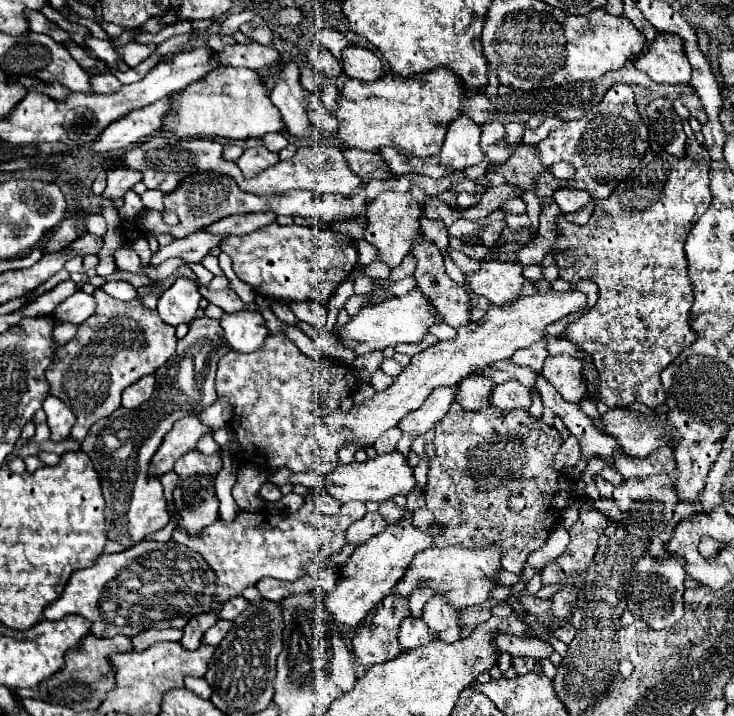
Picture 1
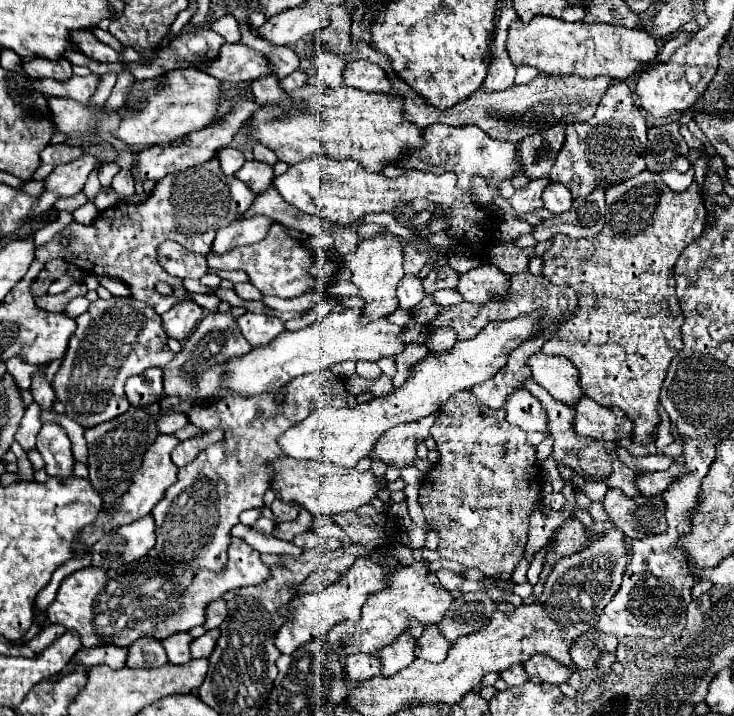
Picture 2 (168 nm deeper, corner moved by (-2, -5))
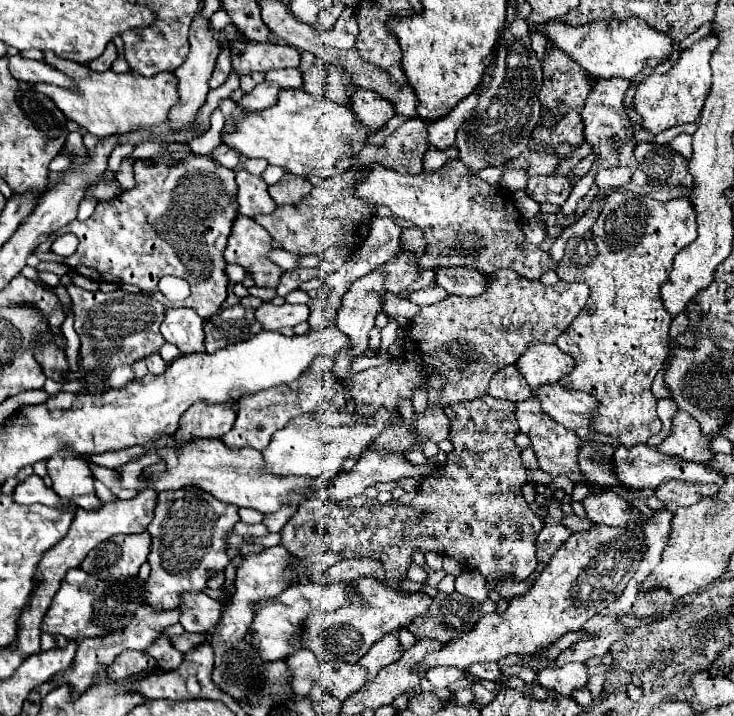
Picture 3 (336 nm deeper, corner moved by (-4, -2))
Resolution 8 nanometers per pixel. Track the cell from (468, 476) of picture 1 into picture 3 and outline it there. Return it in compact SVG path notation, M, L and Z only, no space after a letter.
M489 394L475 402L461 402L459 406L451 406L451 410L447 410L447 416L451 418L449 440L455 444L455 450L447 454L445 466L435 468L433 474L421 480L417 496L407 505L402 506L395 499L389 500L387 504L379 504L365 494L339 504L331 504L327 500L303 502L295 518L291 518L291 522L287 522L287 526L281 530L281 546L295 558L295 564L285 570L285 582L299 584L301 580L319 578L319 574L325 574L339 560L367 556L383 564L383 584L387 588L403 590L401 580L413 562L413 554L427 550L447 554L459 564L479 570L481 576L489 582L501 578L503 574L513 574L525 580L537 566L535 540L543 528L543 520L531 512L529 504L521 496L521 486L525 484L527 470L521 462L521 448L513 442L513 436L519 430L515 408L515 402L497 400Z

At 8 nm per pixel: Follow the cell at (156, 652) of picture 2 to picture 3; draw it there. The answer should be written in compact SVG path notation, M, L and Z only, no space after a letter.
M125 650L107 668L107 676L111 680L123 680L123 678L129 678L129 676L139 676L141 672L147 672L153 666L155 666L155 662L151 662L149 654L137 652L137 650Z

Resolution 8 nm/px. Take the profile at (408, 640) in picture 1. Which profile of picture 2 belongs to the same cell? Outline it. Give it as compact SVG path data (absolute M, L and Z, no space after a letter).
M401 633L401 637L395 637L393 643L389 643L385 649L377 651L377 655L383 661L381 675L391 677L399 673L401 669L409 667L409 663L415 659L415 637L411 633Z

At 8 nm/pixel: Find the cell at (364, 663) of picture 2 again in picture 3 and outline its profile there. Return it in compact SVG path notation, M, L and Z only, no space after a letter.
M329 662L321 668L321 686L335 698L345 700L365 684L365 674L359 664Z

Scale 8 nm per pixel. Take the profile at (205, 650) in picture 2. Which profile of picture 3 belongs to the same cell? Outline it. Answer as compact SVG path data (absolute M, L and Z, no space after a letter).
M183 632L181 636L171 636L169 638L173 642L173 646L179 650L179 652L185 652L185 650L191 650L199 644L203 644L203 634L191 634L191 632Z

